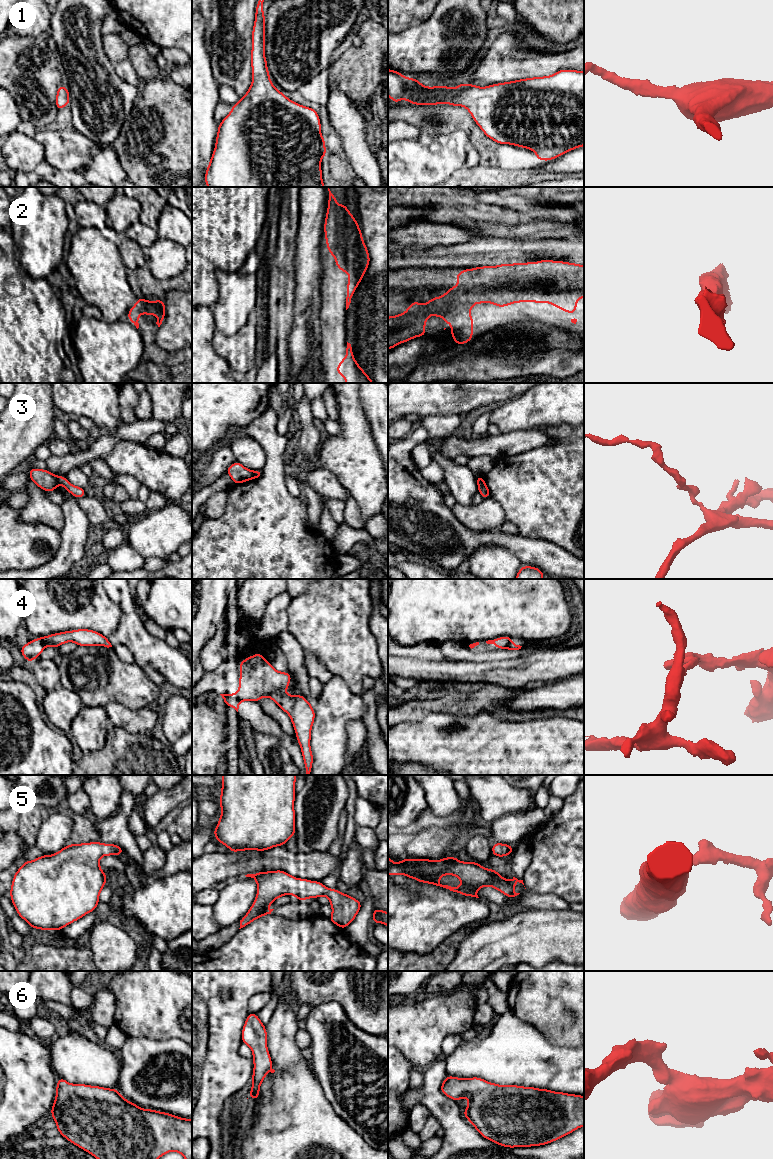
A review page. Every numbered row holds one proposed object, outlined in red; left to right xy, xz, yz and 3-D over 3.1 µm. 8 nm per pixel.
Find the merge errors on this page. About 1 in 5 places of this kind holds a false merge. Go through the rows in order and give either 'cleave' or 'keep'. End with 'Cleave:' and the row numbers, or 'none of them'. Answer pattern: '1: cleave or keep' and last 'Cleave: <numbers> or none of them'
1: keep
2: keep
3: cleave
4: cleave
5: keep
6: keep
Cleave: 3, 4

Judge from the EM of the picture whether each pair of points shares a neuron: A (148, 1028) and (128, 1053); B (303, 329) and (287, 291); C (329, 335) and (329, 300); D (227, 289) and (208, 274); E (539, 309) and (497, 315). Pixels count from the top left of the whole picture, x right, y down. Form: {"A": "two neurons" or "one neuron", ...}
{"A": "two neurons", "B": "two neurons", "C": "one neuron", "D": "two neurons", "E": "one neuron"}

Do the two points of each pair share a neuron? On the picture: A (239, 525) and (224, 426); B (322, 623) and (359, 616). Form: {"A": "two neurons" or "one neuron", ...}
{"A": "two neurons", "B": "one neuron"}

